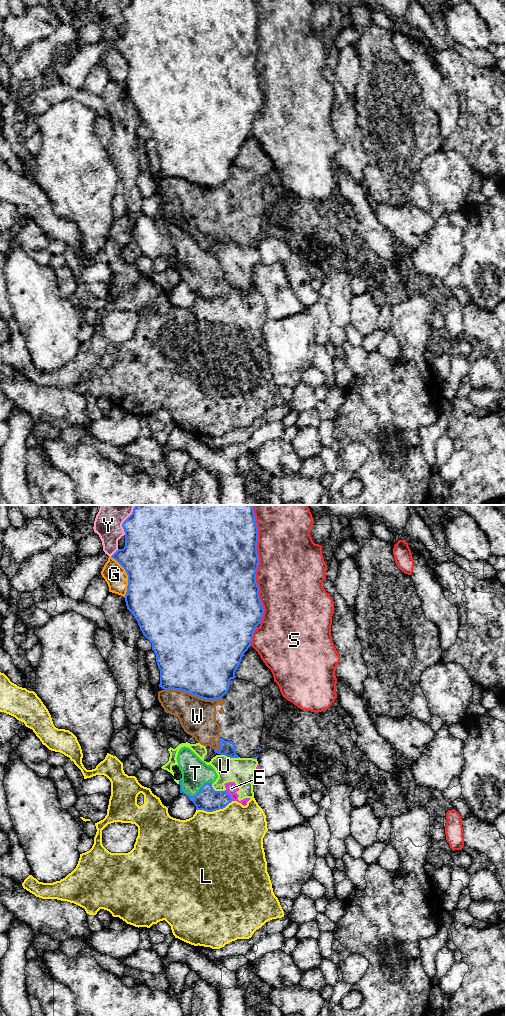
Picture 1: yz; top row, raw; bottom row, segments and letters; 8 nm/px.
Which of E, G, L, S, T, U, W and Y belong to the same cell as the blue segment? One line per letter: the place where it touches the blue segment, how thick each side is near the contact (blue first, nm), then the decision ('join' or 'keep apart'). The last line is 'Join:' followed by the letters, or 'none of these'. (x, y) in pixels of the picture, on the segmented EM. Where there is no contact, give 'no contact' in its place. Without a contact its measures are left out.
E: contact yz (229, 795); calibres 190 and 90 nm; keep apart
G: contact yz (128, 577); calibres 500 and 180 nm; keep apart
L: contact yz (214, 810); calibres 190 and 500 nm; keep apart
S: contact yz (258, 563); calibres 500 and 500 nm; keep apart
T: contact yz (195, 795); calibres 190 and 220 nm; keep apart
U: contact yz (230, 757); calibres 120 and 200 nm; keep apart
W: contact yz (193, 694); calibres 500 and 300 nm; keep apart
Y: contact yz (115, 552); calibres 380 and 220 nm; keep apart
Join: none of these

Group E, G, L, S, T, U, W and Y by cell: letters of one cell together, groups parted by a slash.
E U / G / L / S / T / W / Y

